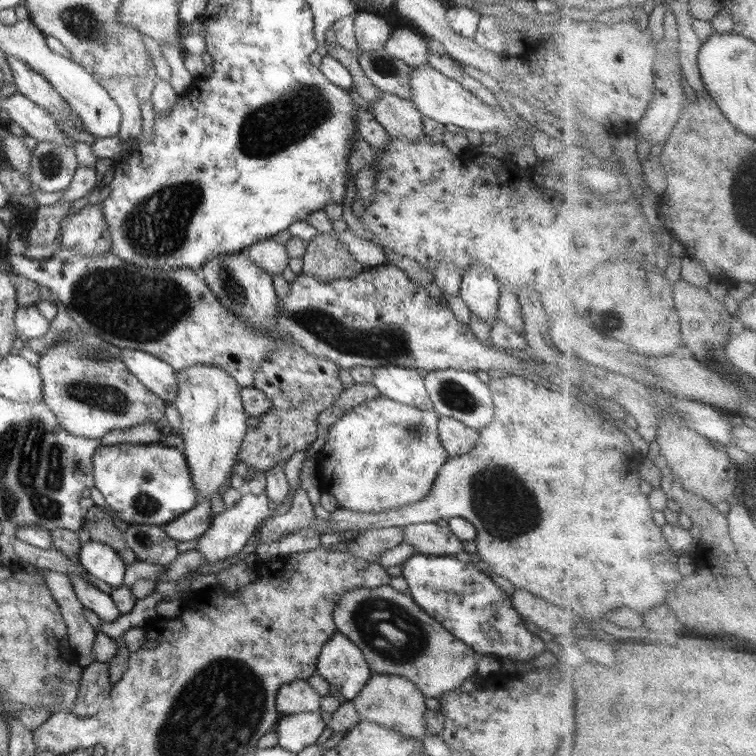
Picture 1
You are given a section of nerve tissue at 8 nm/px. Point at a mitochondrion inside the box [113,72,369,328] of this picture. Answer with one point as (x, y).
(271, 128)

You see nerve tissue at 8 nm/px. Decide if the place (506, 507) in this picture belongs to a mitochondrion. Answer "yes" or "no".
yes

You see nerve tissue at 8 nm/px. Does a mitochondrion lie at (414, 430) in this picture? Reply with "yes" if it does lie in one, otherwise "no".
yes

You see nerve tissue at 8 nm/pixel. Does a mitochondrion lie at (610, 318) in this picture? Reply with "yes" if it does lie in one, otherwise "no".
yes

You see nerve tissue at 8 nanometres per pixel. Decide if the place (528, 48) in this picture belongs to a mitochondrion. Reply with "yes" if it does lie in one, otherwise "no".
no

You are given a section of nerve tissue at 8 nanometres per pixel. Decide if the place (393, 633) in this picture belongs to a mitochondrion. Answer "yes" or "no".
yes

